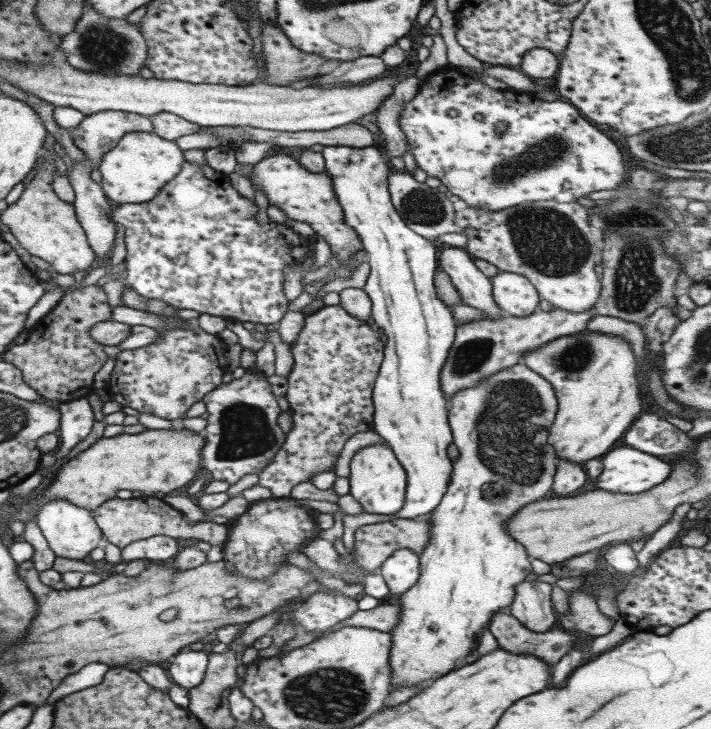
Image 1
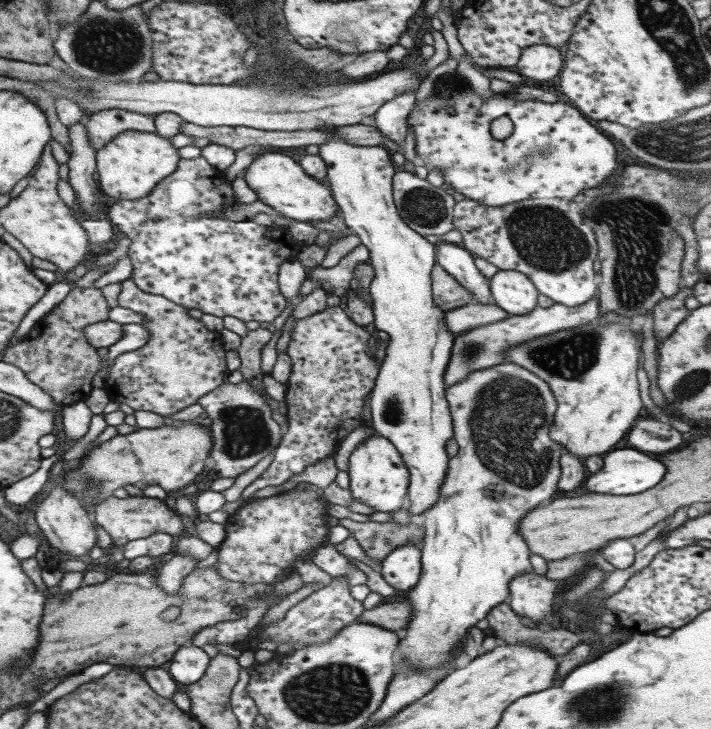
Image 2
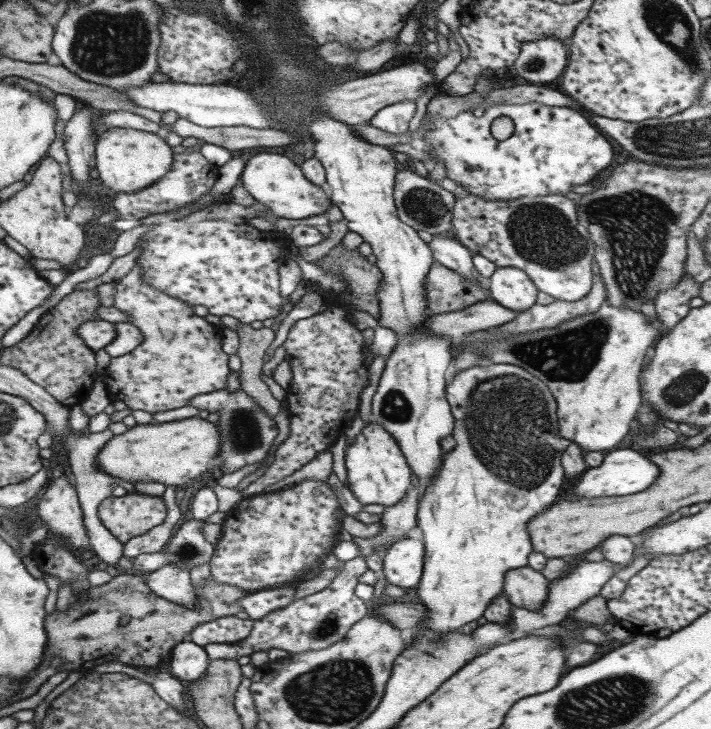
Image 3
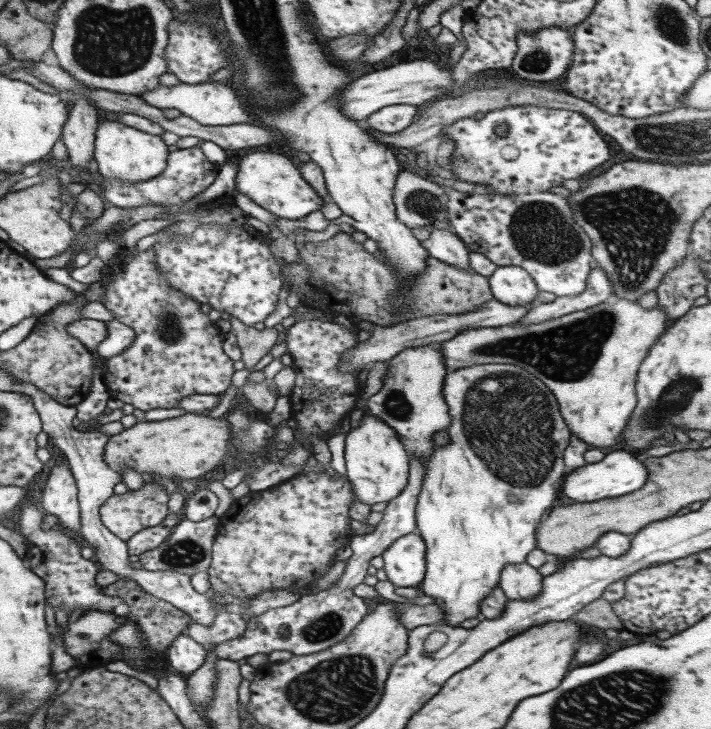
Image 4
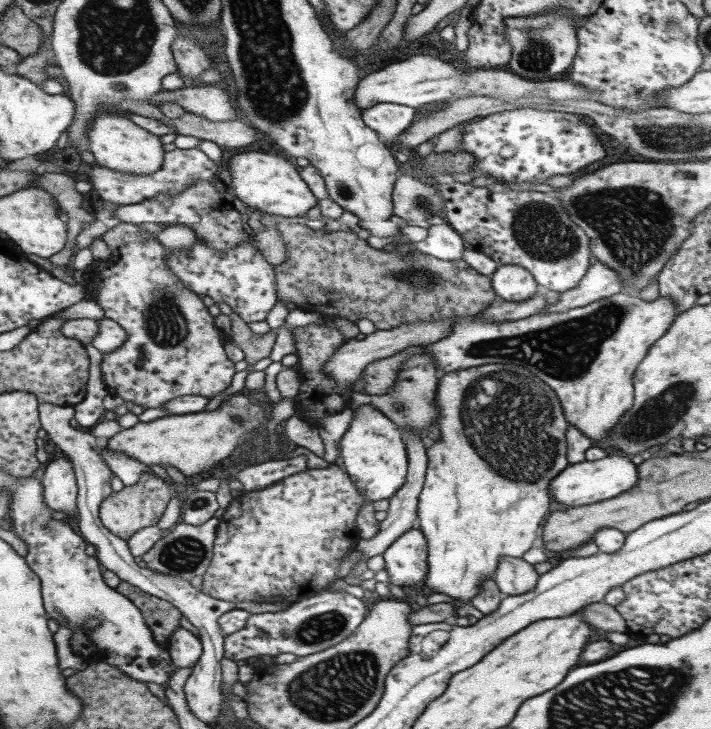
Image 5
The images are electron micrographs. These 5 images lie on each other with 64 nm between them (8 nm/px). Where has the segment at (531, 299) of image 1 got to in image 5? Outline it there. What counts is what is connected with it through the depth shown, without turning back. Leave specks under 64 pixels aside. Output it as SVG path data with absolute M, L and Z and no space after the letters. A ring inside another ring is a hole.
M499 265L489 278L497 298L506 301L527 300L540 290L531 274L517 265Z

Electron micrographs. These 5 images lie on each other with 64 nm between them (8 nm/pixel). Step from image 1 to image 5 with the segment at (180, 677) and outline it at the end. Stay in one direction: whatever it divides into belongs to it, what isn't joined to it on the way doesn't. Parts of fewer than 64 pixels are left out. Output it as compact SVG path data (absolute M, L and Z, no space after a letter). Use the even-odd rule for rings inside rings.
M177 627L168 638L167 652L177 668L193 666L202 651L200 640L183 627Z

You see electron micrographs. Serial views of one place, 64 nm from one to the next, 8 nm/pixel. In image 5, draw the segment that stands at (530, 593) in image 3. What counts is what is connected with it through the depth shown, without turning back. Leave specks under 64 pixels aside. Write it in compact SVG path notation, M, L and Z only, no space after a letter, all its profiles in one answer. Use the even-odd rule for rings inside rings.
M500 556L492 579L502 593L515 596L531 590L537 582L538 574L533 565L521 557Z

